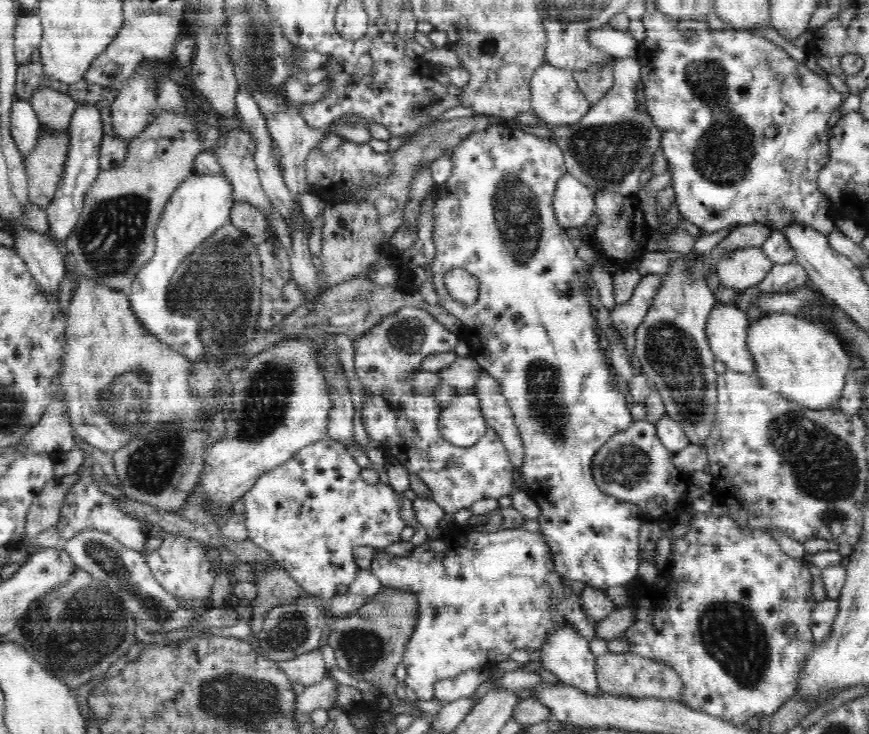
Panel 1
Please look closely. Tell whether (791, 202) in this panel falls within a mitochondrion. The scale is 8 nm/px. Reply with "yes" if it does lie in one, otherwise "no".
no

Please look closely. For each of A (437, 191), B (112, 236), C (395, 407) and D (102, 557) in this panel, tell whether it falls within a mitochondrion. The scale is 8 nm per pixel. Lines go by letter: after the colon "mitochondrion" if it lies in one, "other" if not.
A: other
B: mitochondrion
C: other
D: mitochondrion

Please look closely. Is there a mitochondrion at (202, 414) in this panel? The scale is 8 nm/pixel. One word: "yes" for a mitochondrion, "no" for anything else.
yes

